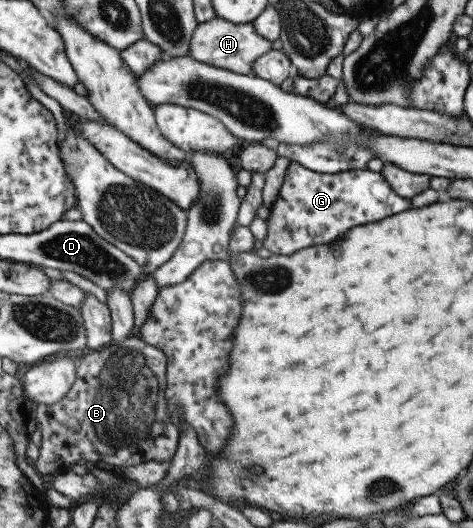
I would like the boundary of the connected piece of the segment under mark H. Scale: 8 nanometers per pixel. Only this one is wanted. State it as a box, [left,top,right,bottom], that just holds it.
[189,18,271,75]

